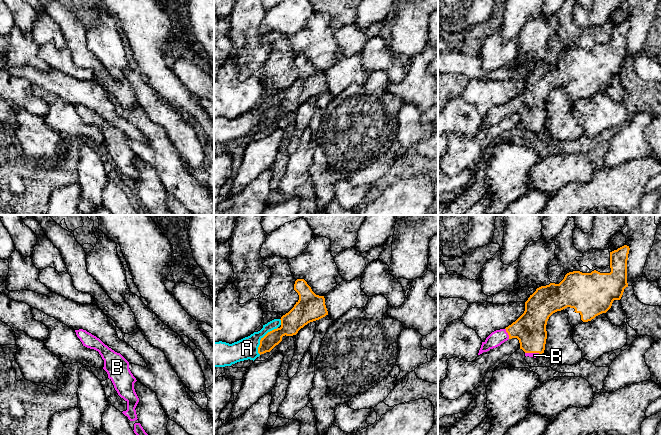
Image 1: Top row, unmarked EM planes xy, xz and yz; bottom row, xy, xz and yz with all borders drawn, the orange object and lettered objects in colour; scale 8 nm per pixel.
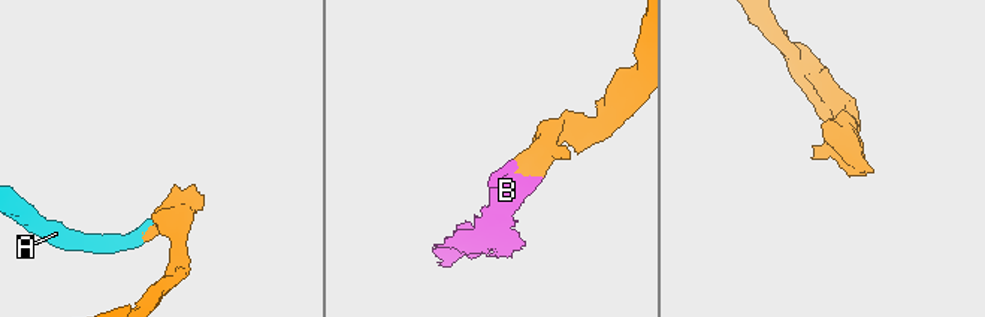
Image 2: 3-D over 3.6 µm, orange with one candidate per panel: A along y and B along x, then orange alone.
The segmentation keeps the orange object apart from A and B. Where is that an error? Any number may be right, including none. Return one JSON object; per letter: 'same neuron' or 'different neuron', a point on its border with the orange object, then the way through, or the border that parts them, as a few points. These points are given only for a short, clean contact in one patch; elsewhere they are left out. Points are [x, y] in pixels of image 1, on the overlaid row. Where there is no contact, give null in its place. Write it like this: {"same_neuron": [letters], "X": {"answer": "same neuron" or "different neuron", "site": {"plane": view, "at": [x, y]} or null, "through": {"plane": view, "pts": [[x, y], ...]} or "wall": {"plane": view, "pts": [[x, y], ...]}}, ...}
{"same_neuron": ["B"], "A": {"answer": "different neuron", "site": {"plane": "xz", "at": [261, 339]}, "wall": {"plane": "xz", "pts": [[277, 327], [270, 330], [260, 340], [259, 354]]}}, "B": {"answer": "same neuron", "site": {"plane": "yz", "at": [507, 332]}, "through": {"plane": "yz", "pts": [[530, 328], [507, 332], [496, 338]]}}}

